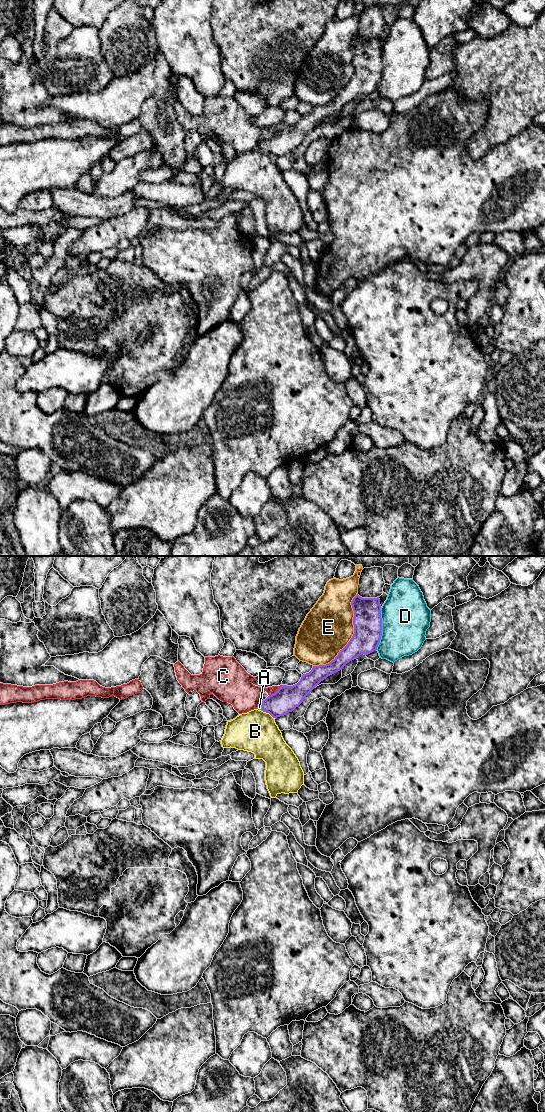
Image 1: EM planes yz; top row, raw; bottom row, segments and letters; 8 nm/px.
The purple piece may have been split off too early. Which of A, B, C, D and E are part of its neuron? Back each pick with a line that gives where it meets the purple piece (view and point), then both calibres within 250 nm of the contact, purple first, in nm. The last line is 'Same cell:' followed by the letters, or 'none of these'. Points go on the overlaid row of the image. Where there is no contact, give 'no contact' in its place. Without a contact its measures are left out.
A: meets purple in yz at (262, 706); 200 nm thick on the purple side, 40 nm on the other
Same cell: A

